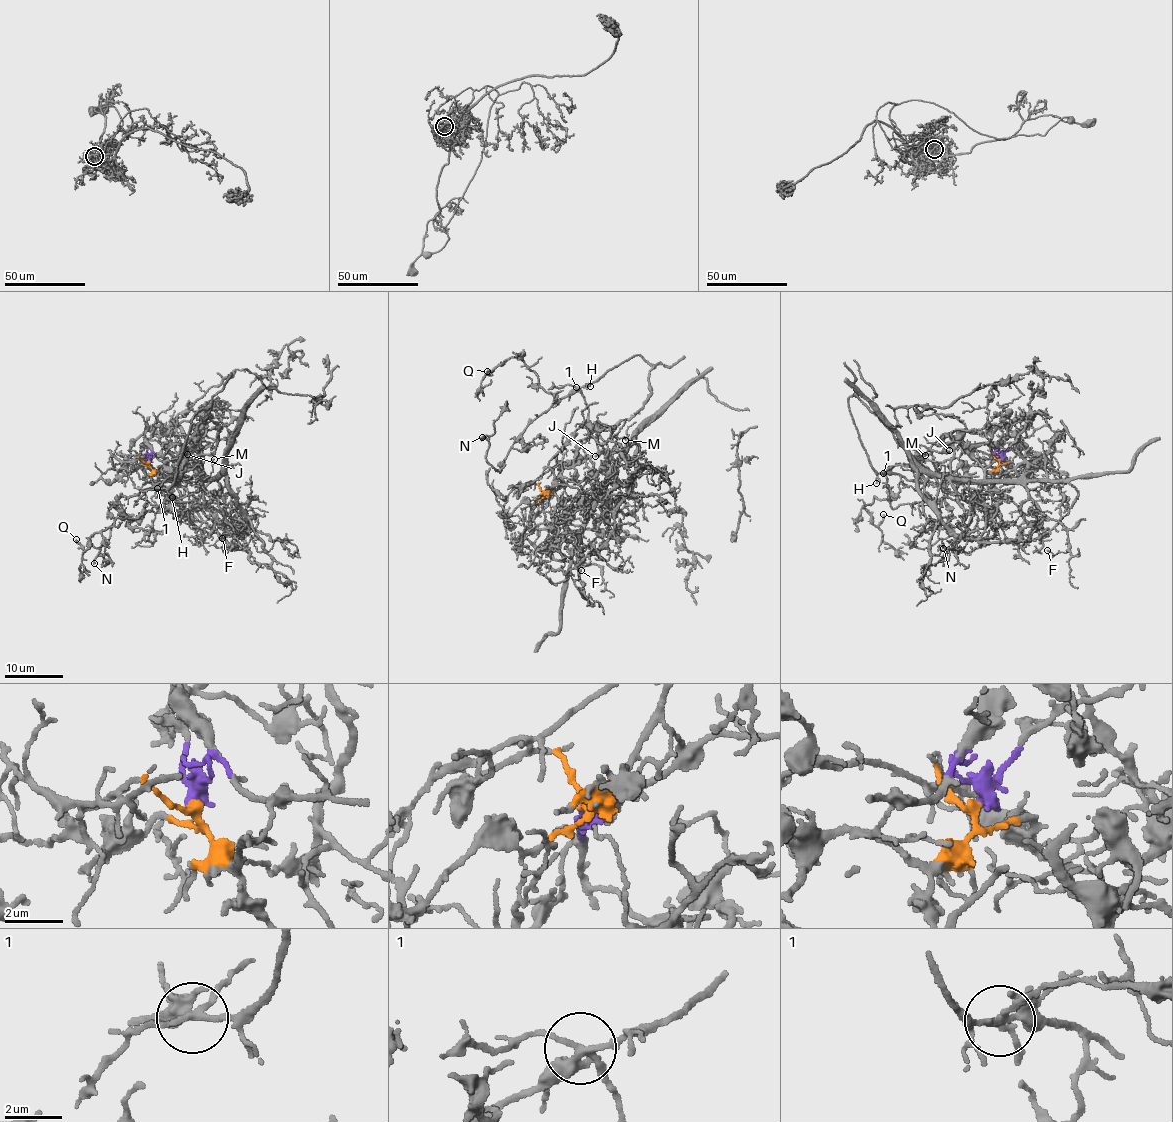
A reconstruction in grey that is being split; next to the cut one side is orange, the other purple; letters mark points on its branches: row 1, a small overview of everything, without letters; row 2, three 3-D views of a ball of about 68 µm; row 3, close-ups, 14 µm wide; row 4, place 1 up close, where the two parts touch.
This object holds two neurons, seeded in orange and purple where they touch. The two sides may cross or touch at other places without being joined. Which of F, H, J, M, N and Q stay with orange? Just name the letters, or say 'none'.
H, J, N, Q

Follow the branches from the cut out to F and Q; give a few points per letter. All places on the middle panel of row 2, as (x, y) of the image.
F: (542, 496), (543, 509), (581, 536), (576, 555), (581, 591), (574, 581), (580, 570)
Q: (542, 494), (571, 465), (581, 442), (639, 411), (652, 367), (636, 356), (557, 403), (519, 359), (487, 371)

